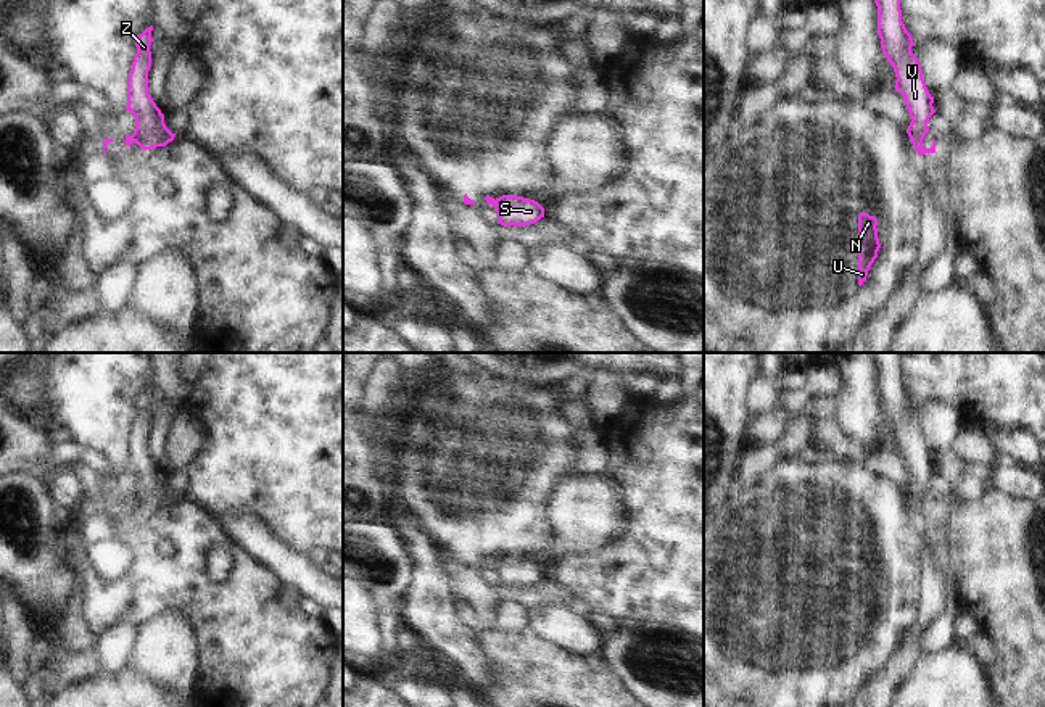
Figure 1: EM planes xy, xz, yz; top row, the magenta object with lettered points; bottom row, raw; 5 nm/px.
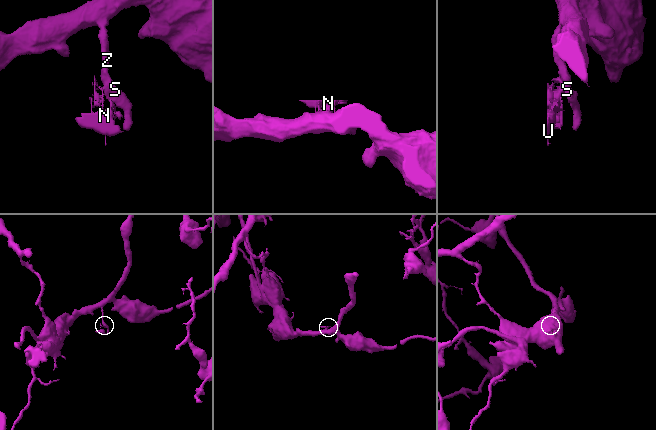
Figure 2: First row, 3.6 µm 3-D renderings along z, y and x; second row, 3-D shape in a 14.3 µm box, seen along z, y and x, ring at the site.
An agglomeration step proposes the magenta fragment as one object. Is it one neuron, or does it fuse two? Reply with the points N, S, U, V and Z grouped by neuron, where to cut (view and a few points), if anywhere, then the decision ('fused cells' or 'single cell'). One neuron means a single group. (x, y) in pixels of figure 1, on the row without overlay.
N U / S V Z | xy (131, 496), (134, 501) | fused cells

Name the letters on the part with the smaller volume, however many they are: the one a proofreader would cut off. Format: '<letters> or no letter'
N, U

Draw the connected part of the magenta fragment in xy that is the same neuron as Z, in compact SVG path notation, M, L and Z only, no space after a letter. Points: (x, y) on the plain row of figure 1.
M153 387L147 388L135 399L137 414L132 422L127 441L127 467L135 478L134 502L142 511L166 507L174 501L172 494L164 485L164 475L148 454L148 432L151 427L150 406Z

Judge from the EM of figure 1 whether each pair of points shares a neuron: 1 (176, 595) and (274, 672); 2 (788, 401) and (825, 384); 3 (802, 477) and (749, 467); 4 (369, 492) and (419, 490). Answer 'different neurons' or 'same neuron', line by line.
1: same neuron
2: same neuron
3: different neurons
4: different neurons

